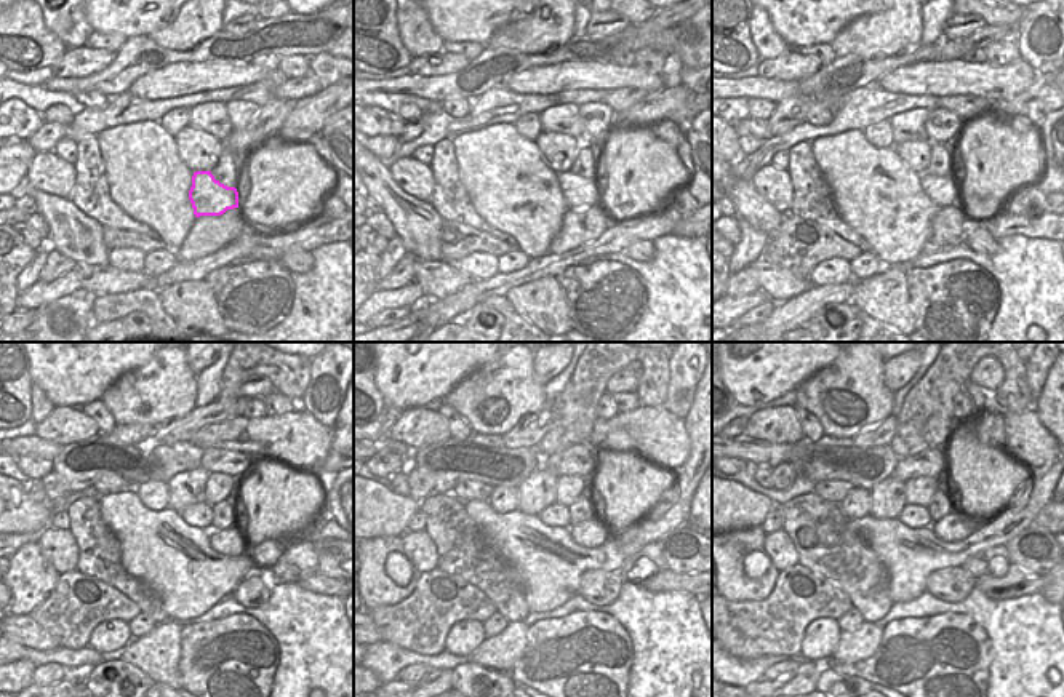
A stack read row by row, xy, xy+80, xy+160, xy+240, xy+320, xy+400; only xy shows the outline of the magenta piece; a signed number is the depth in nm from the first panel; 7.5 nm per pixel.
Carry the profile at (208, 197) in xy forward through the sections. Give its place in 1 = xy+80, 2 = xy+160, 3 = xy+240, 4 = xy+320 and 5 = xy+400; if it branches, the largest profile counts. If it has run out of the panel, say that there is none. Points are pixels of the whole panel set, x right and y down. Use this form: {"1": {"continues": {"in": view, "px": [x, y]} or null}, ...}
{"1": {"continues": {"in": "xy+80", "px": [580, 192]}}, "2": {"continues": {"in": "xy+160", "px": [944, 191]}}, "3": {"continues": {"in": "xy+240", "px": [231, 541]}}, "4": {"continues": {"in": "xy+320", "px": [592, 533]}}, "5": {"continues": {"in": "xy+400", "px": [956, 526]}}}

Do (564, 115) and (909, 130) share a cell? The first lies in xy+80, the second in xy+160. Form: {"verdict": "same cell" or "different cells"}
{"verdict": "same cell"}

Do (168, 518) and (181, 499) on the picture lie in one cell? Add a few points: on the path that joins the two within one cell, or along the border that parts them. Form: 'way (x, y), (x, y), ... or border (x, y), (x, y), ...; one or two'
border (168, 507), (178, 512); two

